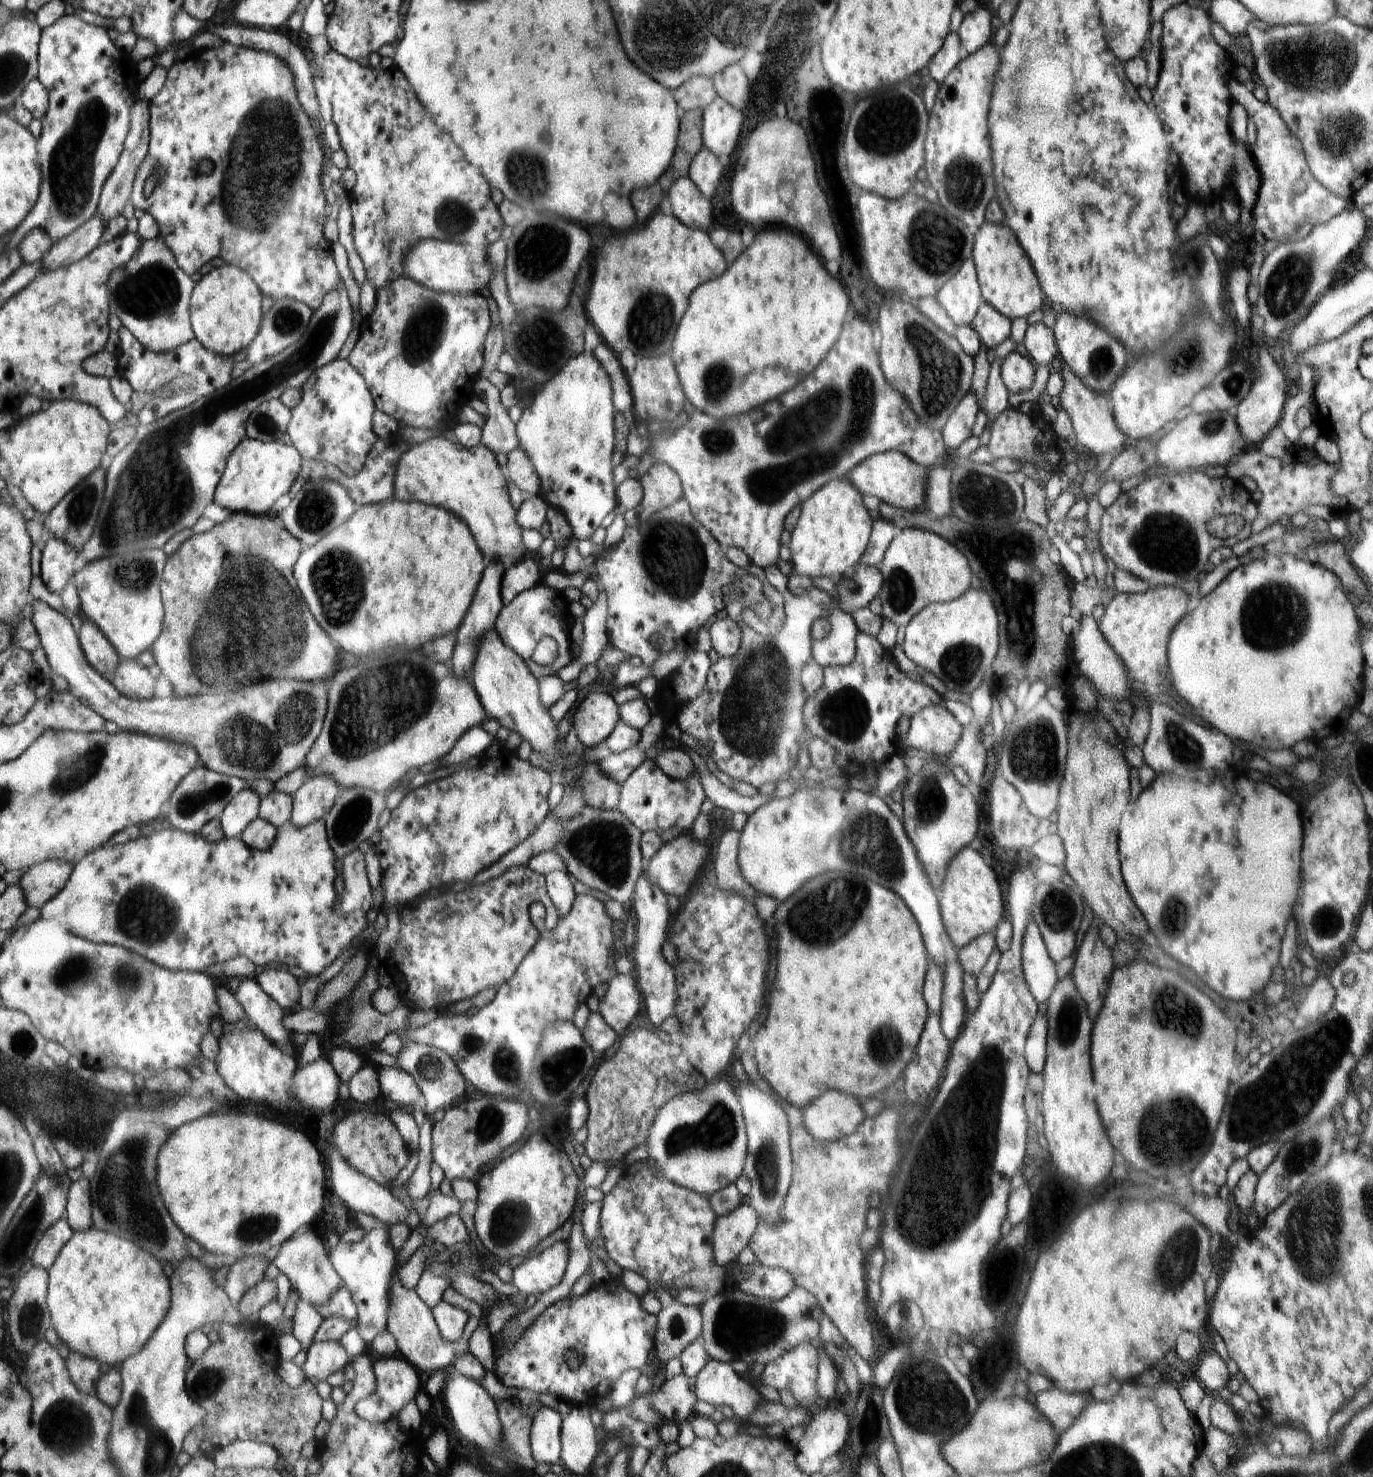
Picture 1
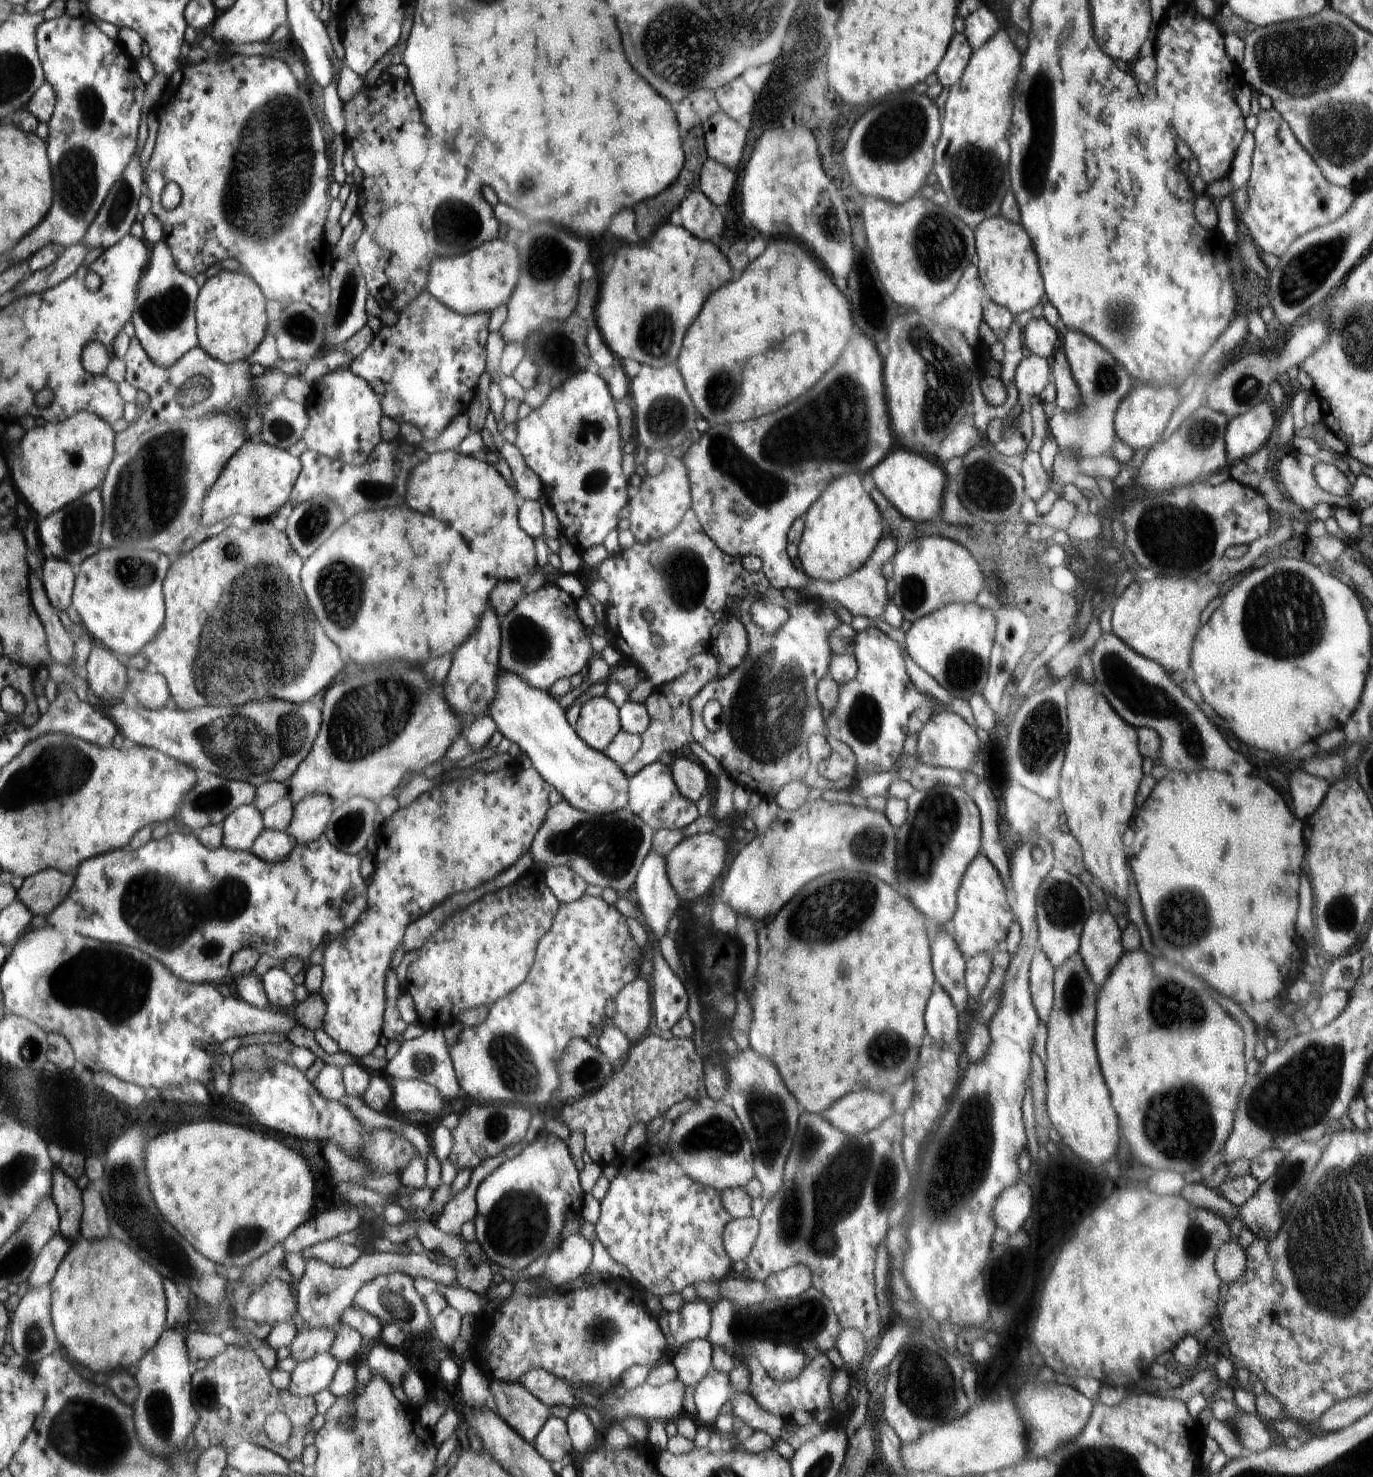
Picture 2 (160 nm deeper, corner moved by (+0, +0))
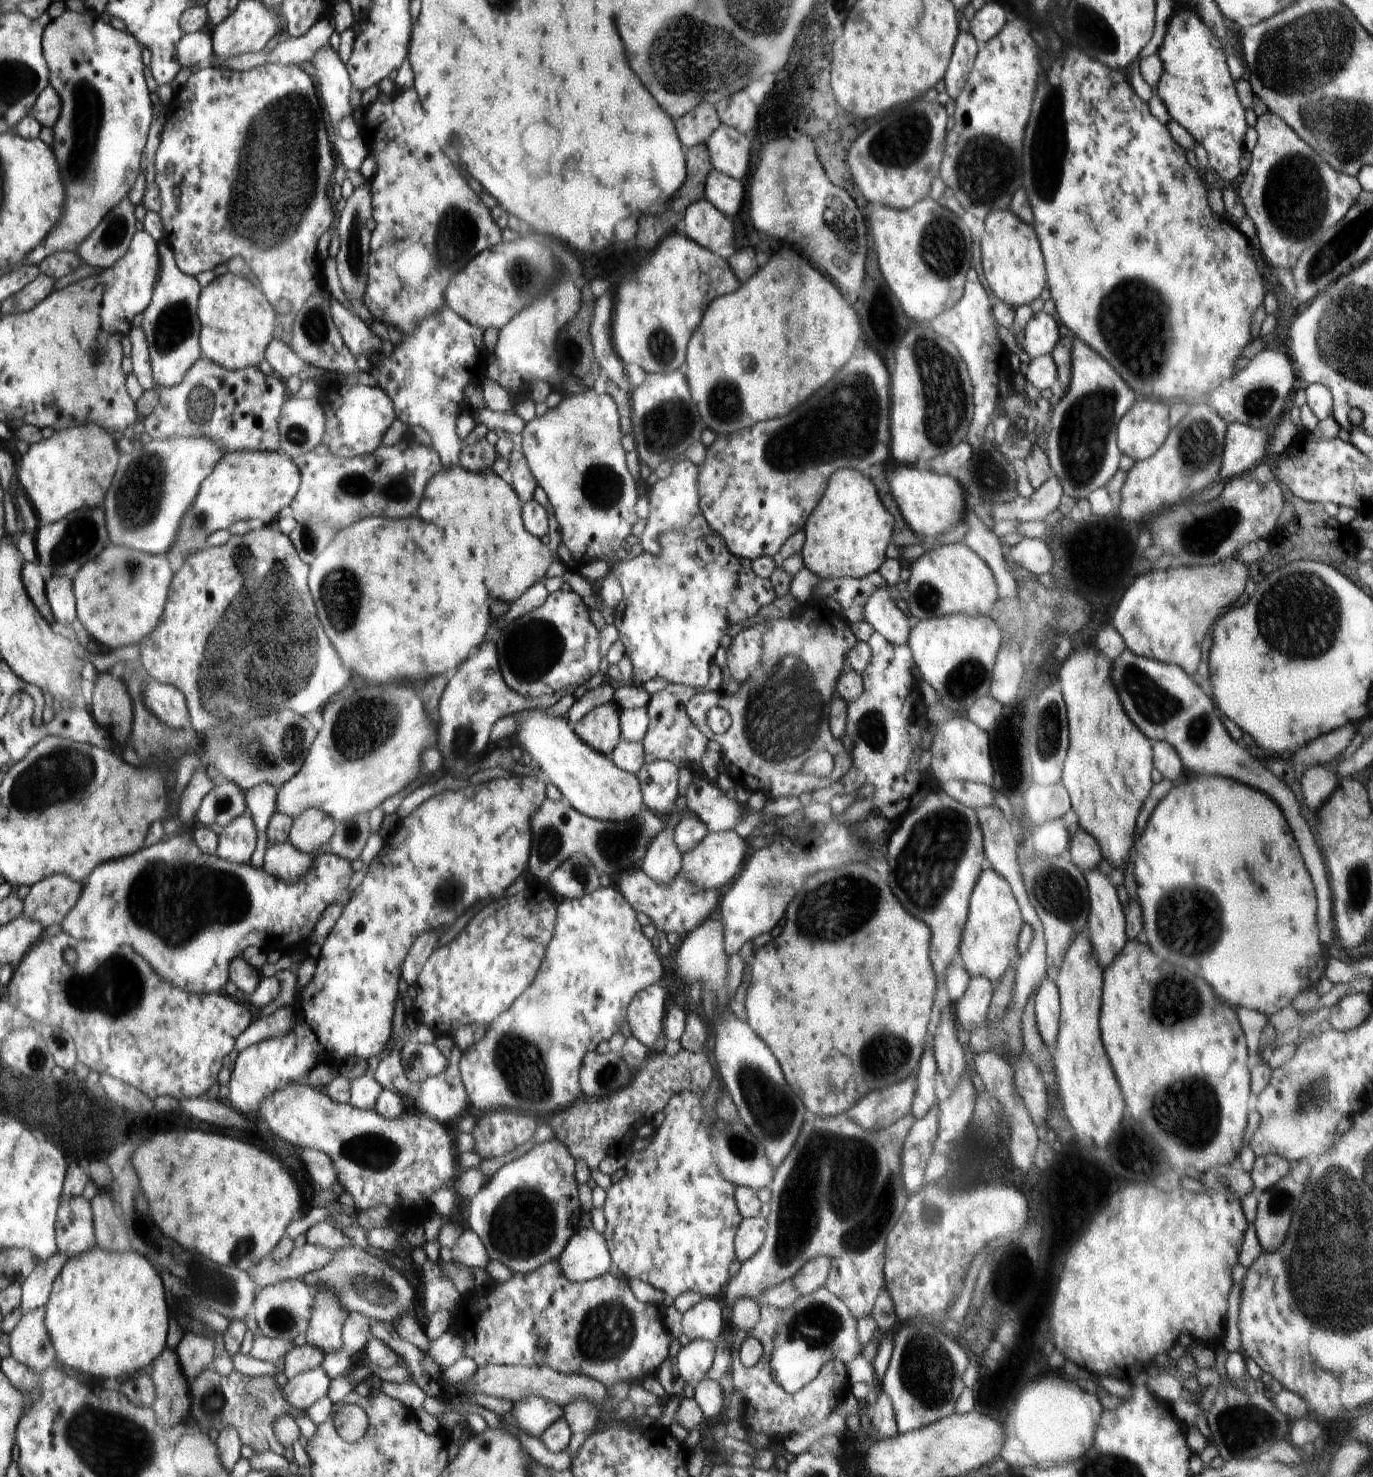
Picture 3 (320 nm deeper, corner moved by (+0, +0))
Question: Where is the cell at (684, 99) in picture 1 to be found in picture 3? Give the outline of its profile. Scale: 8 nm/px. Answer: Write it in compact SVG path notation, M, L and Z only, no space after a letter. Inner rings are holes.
M710 103L698 104L675 122L677 135L686 149L706 145L710 135L721 126L721 123L716 106Z

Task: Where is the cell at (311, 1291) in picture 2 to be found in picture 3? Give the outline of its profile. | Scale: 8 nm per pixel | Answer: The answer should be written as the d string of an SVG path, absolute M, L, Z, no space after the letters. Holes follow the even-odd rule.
M324 1286L315 1291L317 1300L305 1333L306 1341L324 1355L332 1354L342 1348L341 1329L346 1312L334 1290Z

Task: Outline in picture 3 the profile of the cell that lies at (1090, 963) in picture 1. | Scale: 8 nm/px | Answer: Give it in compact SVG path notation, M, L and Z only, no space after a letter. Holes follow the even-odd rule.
M1098 868L1086 870L1084 879L1089 889L1089 900L1091 904L1086 930L1088 930L1090 946L1094 950L1094 958L1100 964L1100 968L1103 968L1105 971L1106 968L1110 968L1110 964L1114 962L1116 956L1122 952L1122 948L1128 942L1125 932L1126 920L1123 906L1119 902L1117 889L1110 882L1109 876L1104 876Z

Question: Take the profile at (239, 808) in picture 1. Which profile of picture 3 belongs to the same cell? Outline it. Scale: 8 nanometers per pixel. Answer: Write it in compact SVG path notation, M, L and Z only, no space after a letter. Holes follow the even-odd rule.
M246 812L237 820L217 830L219 844L217 856L235 864L251 862L257 842L257 832L252 816Z

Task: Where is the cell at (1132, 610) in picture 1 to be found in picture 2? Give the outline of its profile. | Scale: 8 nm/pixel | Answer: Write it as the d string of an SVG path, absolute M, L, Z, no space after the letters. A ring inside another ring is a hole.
M1162 576L1149 582L1140 579L1128 584L1114 602L1112 614L1112 634L1138 655L1158 664L1166 670L1170 680L1174 680L1190 698L1202 698L1198 688L1186 680L1190 676L1190 646L1194 644L1196 632L1200 628L1200 613L1212 598L1221 596L1224 588L1216 586L1206 576L1186 579L1178 576Z

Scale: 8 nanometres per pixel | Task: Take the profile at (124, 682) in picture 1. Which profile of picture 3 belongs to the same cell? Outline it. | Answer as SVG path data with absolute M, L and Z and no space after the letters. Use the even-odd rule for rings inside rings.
M156 680L146 684L145 704L156 714L158 720L172 729L190 728L191 720L184 696L172 684L163 684Z

